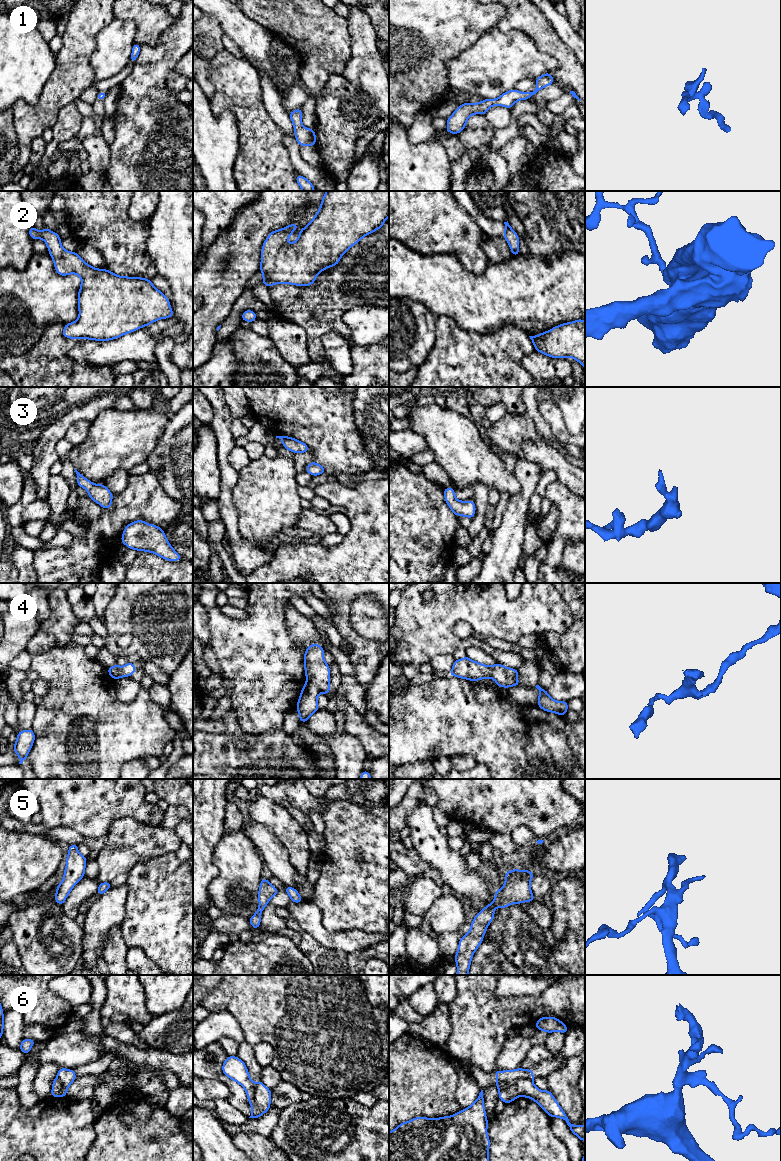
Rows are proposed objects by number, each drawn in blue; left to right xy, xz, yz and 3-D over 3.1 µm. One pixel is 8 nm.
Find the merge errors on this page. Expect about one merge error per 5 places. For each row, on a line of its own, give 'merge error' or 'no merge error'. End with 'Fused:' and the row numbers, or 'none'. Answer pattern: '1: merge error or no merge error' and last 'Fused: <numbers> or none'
1: no merge error
2: no merge error
3: no merge error
4: merge error
5: no merge error
6: merge error
Fused: 4, 6

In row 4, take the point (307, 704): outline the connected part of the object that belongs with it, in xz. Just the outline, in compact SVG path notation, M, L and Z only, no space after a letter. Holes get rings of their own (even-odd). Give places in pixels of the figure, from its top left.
M312 682L304 684L296 706L296 710L299 712L300 723L308 722L309 717L319 710L317 698L320 693L320 689Z

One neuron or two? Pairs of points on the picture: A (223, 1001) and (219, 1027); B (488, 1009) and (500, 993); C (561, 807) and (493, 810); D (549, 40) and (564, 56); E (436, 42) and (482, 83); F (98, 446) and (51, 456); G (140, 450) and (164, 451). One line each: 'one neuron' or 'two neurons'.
A: two neurons
B: two neurons
C: one neuron
D: one neuron
E: two neurons
F: two neurons
G: two neurons

